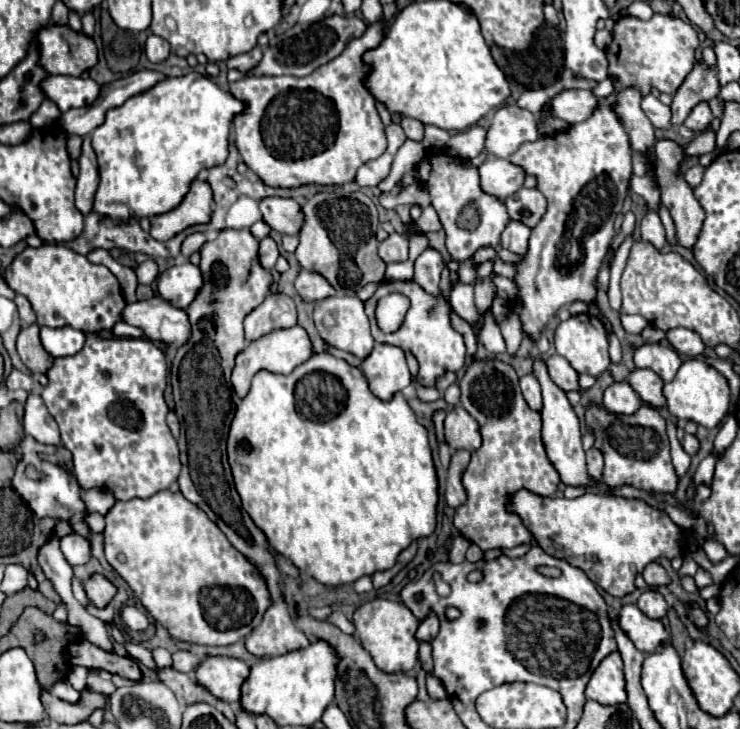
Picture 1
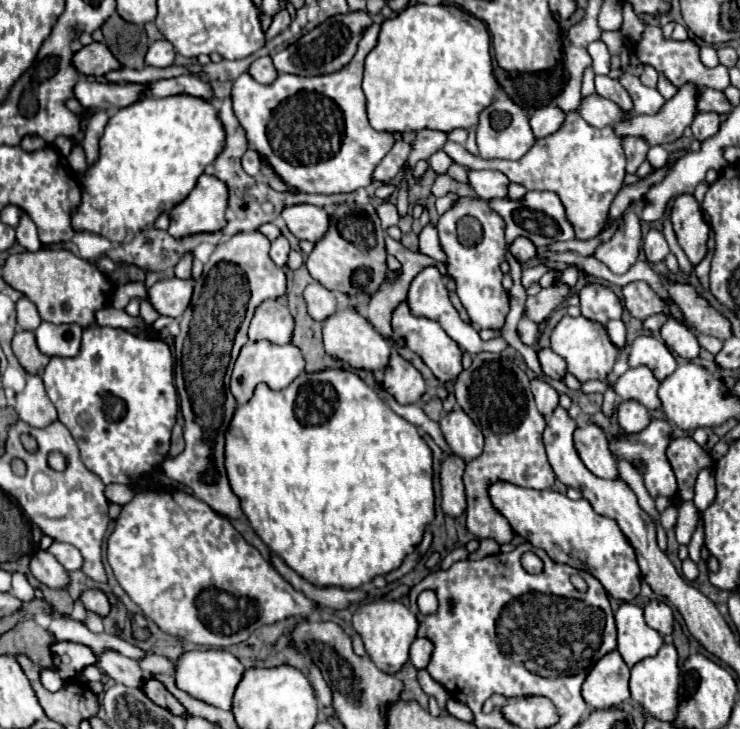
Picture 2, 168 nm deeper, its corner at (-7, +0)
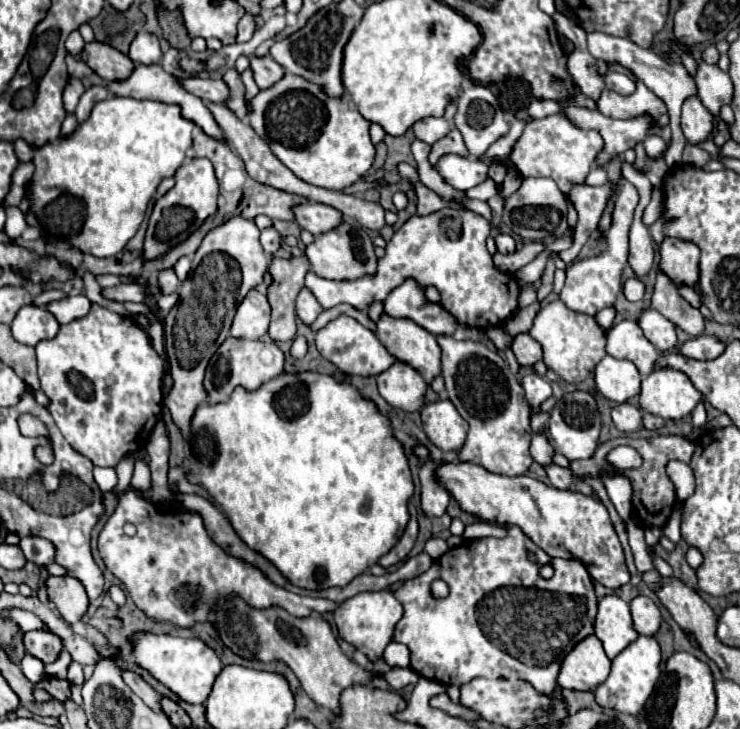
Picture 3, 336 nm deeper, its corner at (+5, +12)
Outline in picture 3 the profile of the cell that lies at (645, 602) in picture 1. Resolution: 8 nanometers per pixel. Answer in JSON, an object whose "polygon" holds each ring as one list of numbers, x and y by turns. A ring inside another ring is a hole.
{"polygon":[[636,596,630,602,630,610,632,610,634,630,642,636,656,636,660,622,662,622,658,606,646,596]]}

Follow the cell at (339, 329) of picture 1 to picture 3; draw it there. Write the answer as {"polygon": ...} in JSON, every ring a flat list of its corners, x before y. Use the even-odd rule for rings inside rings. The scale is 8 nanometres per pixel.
{"polygon":[[338,316,336,320,328,322,316,334,316,348,338,370,352,374,352,376,364,376,364,378,366,376,378,376,394,364,394,358,386,352,386,348,380,344,376,334,350,316]]}

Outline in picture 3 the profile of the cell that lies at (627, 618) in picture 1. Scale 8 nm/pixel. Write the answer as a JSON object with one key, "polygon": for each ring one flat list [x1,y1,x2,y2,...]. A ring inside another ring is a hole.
{"polygon":[[604,596,598,602,594,634,602,642,604,652,610,660,618,656,630,642,638,638,638,632,632,628,630,606,618,596]]}

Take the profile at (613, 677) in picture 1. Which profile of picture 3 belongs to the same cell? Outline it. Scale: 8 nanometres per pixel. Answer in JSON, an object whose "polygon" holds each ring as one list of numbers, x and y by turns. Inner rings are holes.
{"polygon":[[586,636,568,652,560,664,560,672,556,678,558,688,570,688,580,692,590,692,596,684,602,684,608,678,610,660,604,656,604,648,600,648,600,640,596,636]]}

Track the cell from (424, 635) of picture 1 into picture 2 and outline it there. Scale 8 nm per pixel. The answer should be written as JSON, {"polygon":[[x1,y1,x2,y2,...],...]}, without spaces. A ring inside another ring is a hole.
{"polygon":[[416,638,410,648,410,662,416,668,426,668,432,656,432,650,434,650,434,644,428,638]]}

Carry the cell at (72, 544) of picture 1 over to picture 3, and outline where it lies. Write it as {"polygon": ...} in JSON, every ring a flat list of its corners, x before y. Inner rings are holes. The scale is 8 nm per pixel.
{"polygon":[[26,536,18,542,18,546,24,552,24,558,38,564,38,566,46,566,52,564,52,556,54,556,54,548,52,544,48,544,48,540,40,540,38,536]]}

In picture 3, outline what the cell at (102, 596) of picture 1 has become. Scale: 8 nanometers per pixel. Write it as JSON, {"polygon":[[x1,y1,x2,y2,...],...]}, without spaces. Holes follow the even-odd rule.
{"polygon":[[50,576,46,580,46,592,48,592,48,600,54,602,56,610,60,612,60,618,66,624,74,624,86,614,88,596,84,592,84,586,76,578]]}

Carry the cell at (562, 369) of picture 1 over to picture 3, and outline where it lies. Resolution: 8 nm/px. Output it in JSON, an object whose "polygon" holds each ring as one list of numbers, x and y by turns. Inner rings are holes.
{"polygon":[[528,334,514,336,510,348,512,348,512,352,514,352,520,366,532,366,542,358,540,344,536,344,536,340,532,340]]}

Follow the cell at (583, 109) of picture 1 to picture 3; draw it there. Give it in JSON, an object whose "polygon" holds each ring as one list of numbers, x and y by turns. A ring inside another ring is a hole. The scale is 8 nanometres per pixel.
{"polygon":[[638,82,636,92,630,96,604,90,596,104,598,104,598,110,610,118,630,120,638,116,648,116,652,118,654,126,668,124,668,110,666,110,664,100,658,98,654,92,650,92,642,82]]}

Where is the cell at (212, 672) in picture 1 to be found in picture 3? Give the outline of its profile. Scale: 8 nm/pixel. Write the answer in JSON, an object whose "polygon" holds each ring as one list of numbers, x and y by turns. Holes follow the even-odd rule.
{"polygon":[[134,632,132,636,128,636,128,640,132,644,132,654,136,658,136,664,140,668,148,670,158,682,170,688,180,700,188,704,204,704,216,676,222,670,222,664,212,648,208,648,198,638,180,638,170,634,158,636,150,632]]}

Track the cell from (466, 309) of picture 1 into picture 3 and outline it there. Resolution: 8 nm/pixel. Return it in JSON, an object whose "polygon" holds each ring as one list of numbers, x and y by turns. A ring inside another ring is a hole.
{"polygon":[[444,208,428,216,410,216,404,226,394,234,394,238,386,246,386,256,378,260,378,272,376,276,364,276,354,282,336,282,336,280,324,280,316,276,314,272,306,274,306,286,314,294,314,298,320,302,322,308,332,308,338,304,350,304,356,310,368,310,372,302,384,302,386,296,400,286,404,280,412,278,418,286,434,286,440,292,440,304,444,310,448,310,460,324,470,328,490,328,500,326,506,322,518,308,518,296,520,296,520,284,514,280,514,276,504,274,496,270,492,264,492,256,486,250,486,238,490,234,488,222,474,214,472,210,452,210]]}

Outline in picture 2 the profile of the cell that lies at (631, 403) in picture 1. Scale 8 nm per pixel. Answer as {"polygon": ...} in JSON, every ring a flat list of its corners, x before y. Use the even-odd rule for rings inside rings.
{"polygon":[[626,400,616,408,616,418,626,432,640,432,648,426,650,412,638,400]]}

